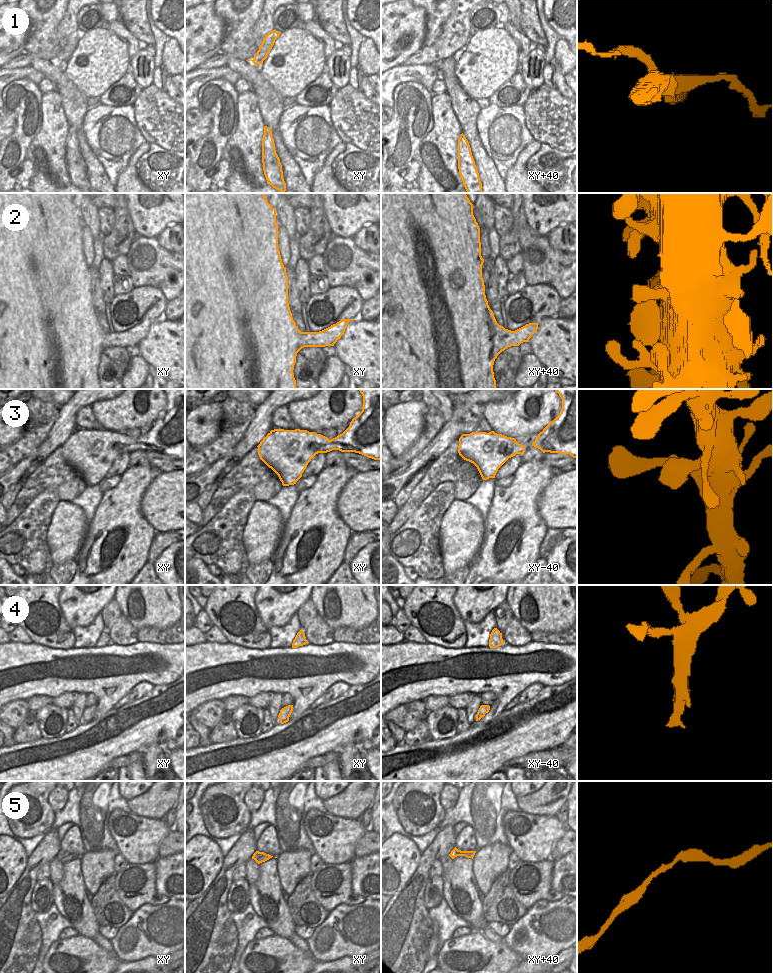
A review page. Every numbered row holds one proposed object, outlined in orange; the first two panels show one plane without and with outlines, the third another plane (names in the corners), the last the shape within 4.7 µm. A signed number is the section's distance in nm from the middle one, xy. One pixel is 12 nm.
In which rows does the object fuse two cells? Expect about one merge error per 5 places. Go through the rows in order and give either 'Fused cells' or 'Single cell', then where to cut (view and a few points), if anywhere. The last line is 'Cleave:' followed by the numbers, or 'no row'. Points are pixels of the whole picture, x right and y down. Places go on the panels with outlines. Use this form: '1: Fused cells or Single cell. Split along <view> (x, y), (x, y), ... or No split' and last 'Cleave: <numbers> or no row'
1: Fused cells. Split along xy (262, 154), (262, 159)
2: Single cell. No split
3: Single cell. No split
4: Single cell. No split
5: Single cell. No split
Cleave: 1.

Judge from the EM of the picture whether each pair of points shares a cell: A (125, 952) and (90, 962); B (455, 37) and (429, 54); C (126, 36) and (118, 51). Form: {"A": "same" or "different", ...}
{"A": "different", "B": "same", "C": "different"}

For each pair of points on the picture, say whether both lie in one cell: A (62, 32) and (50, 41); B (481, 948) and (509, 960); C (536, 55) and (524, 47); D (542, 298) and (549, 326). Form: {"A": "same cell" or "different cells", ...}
{"A": "different cells", "B": "same cell", "C": "different cells", "D": "different cells"}

